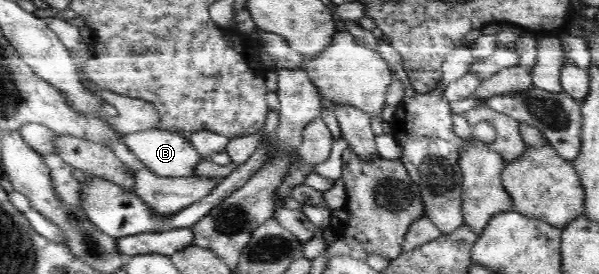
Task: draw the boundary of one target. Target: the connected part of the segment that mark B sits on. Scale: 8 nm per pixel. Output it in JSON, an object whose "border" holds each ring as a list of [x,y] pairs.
{"border":[[[169,130],[135,131],[123,140],[149,171],[161,177],[195,176],[193,169],[201,160],[189,139]]]}

